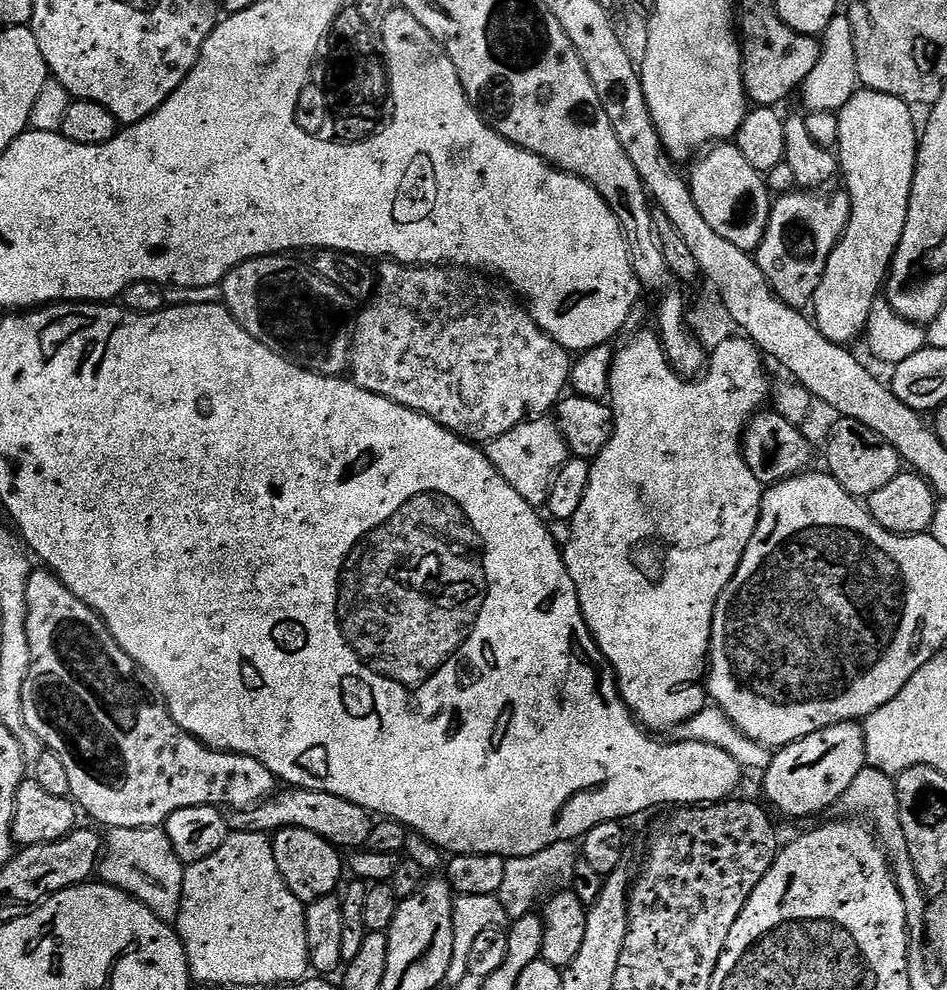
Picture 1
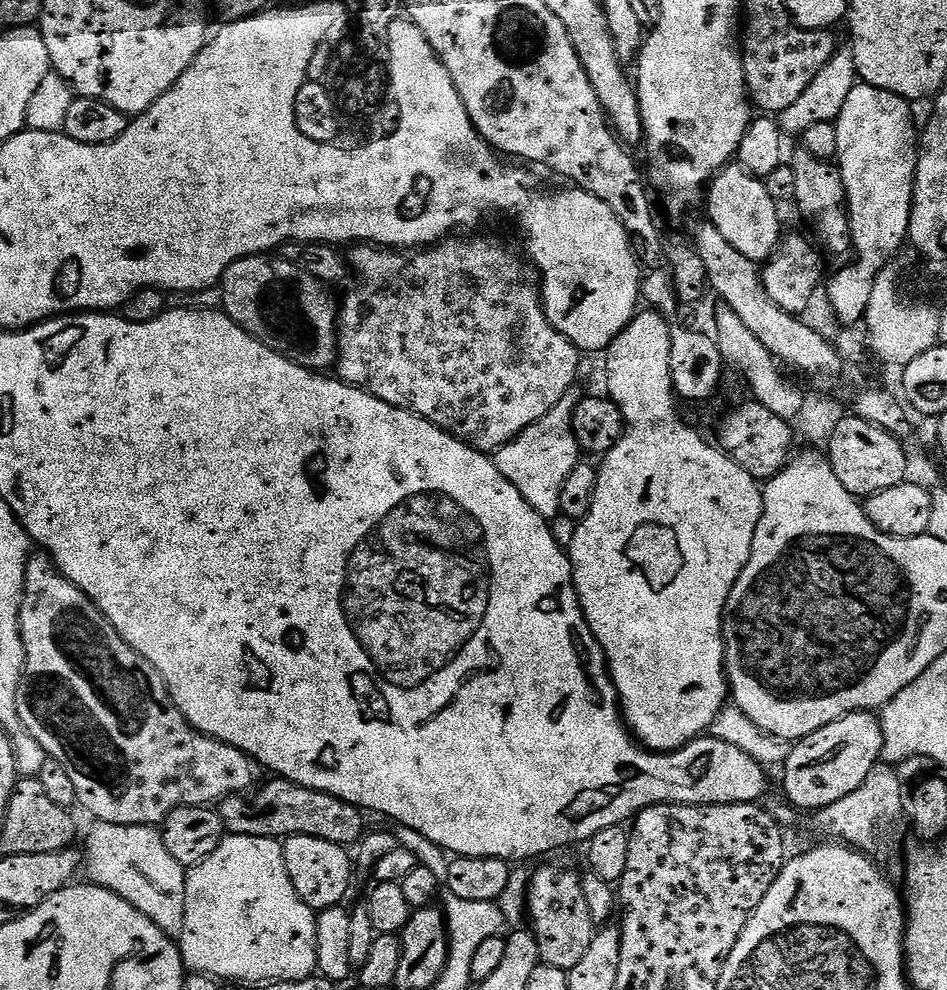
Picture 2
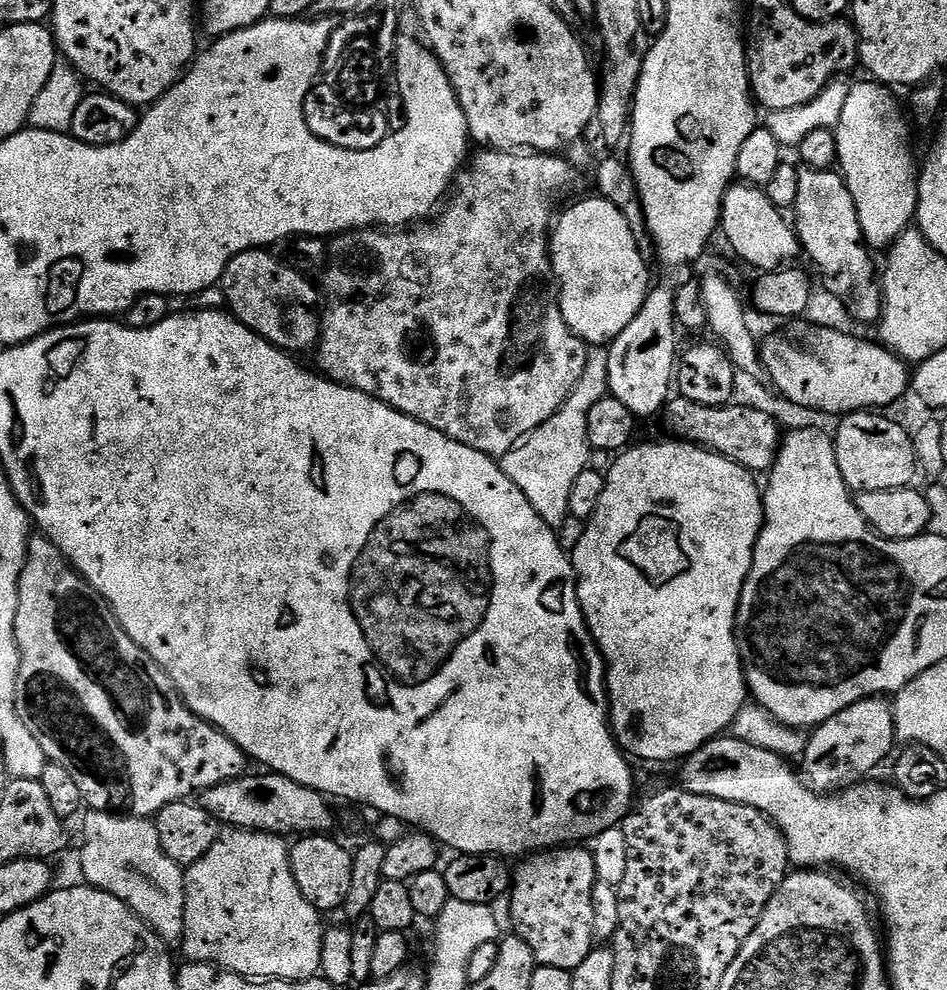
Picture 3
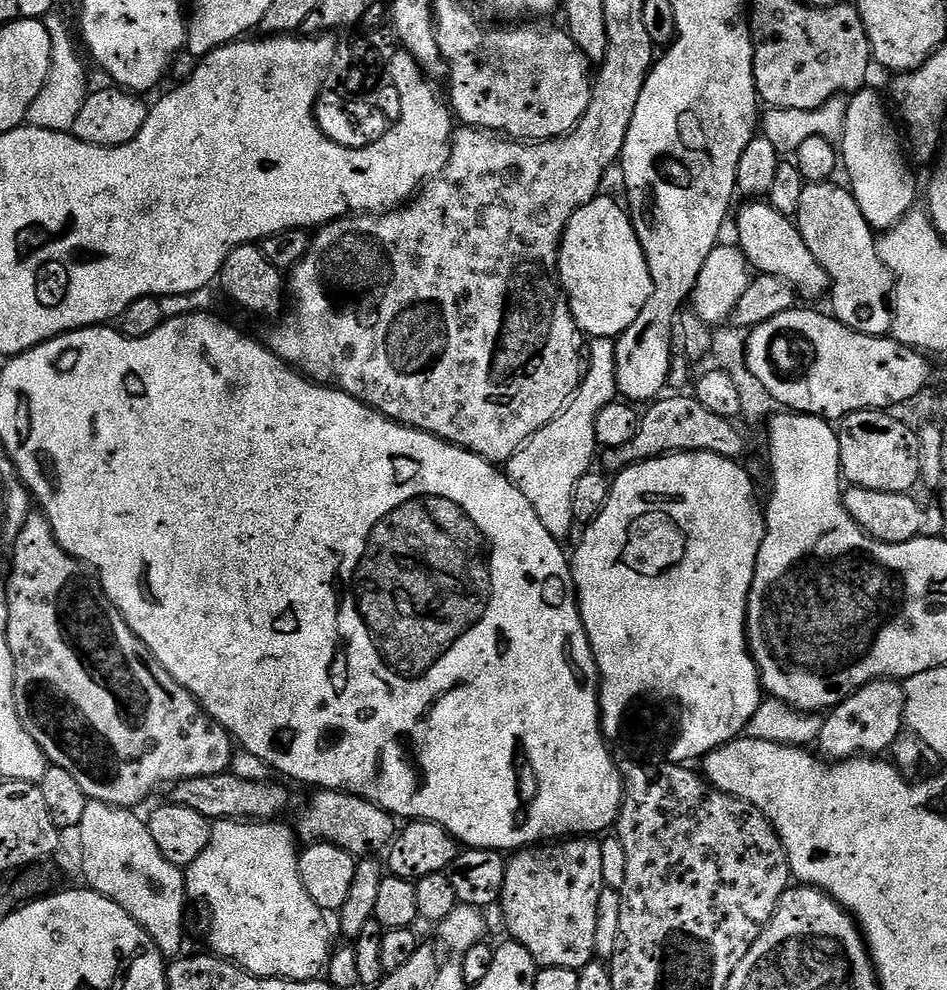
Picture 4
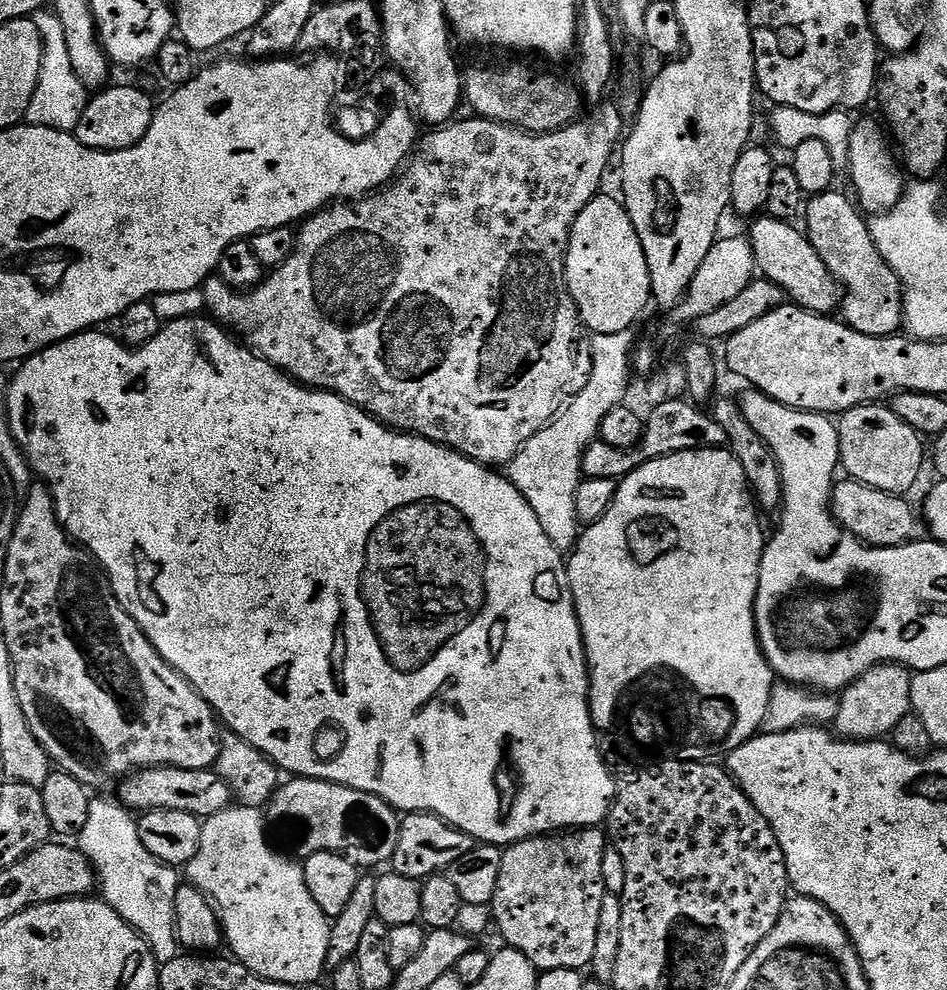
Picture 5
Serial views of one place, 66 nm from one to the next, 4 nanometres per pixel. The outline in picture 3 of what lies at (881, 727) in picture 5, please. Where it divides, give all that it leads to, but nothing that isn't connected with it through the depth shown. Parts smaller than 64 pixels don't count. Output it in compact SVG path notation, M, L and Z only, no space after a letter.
M871 696L811 729L808 745L798 760L798 775L812 792L838 792L871 777L868 775L893 755L897 744L892 704L885 697Z

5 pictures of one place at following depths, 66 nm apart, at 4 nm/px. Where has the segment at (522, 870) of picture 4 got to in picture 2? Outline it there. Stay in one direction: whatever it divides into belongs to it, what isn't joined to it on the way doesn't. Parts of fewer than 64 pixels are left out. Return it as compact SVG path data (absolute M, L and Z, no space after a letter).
M540 868L531 873L528 882L527 919L531 922L530 930L536 935L541 964L549 964L565 970L578 966L586 946L590 946L594 925L590 918L590 906L586 906L586 894L582 894L581 873L571 872L568 868Z

